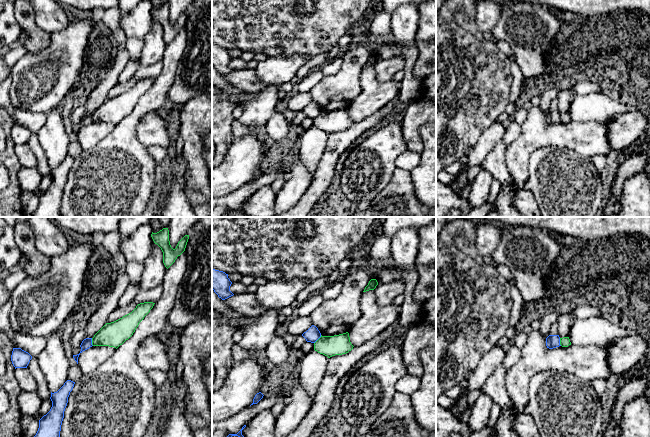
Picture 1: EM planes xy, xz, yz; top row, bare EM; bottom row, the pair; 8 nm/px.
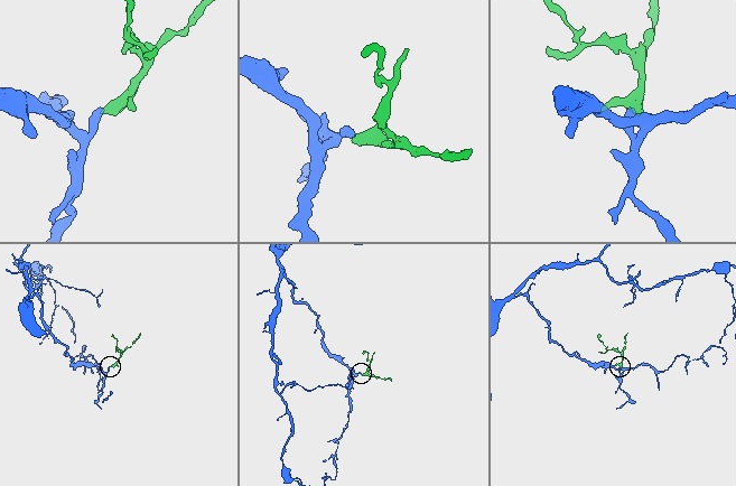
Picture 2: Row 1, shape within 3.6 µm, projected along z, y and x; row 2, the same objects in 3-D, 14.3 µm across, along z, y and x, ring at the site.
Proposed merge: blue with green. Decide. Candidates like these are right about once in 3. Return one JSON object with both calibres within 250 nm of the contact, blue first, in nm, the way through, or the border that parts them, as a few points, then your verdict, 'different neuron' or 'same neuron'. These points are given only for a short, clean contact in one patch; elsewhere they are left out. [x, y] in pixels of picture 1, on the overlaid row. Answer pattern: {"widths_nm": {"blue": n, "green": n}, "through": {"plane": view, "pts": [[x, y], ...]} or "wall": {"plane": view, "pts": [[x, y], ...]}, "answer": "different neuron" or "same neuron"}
{"widths_nm": {"blue": 110, "green": 160}, "wall": {"plane": "xz", "pts": [[321, 335], [314, 343]]}, "answer": "different neuron"}

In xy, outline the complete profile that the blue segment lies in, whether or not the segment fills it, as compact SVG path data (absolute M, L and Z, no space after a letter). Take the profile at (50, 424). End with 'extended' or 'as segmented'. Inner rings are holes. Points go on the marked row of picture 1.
M67 380L57 392L51 392L52 407L39 420L39 428L34 437L60 437L64 411L74 384L75 382Z; as segmented

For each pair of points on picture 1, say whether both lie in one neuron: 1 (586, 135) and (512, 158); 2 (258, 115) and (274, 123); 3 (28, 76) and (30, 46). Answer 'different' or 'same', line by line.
1: same
2: different
3: different

